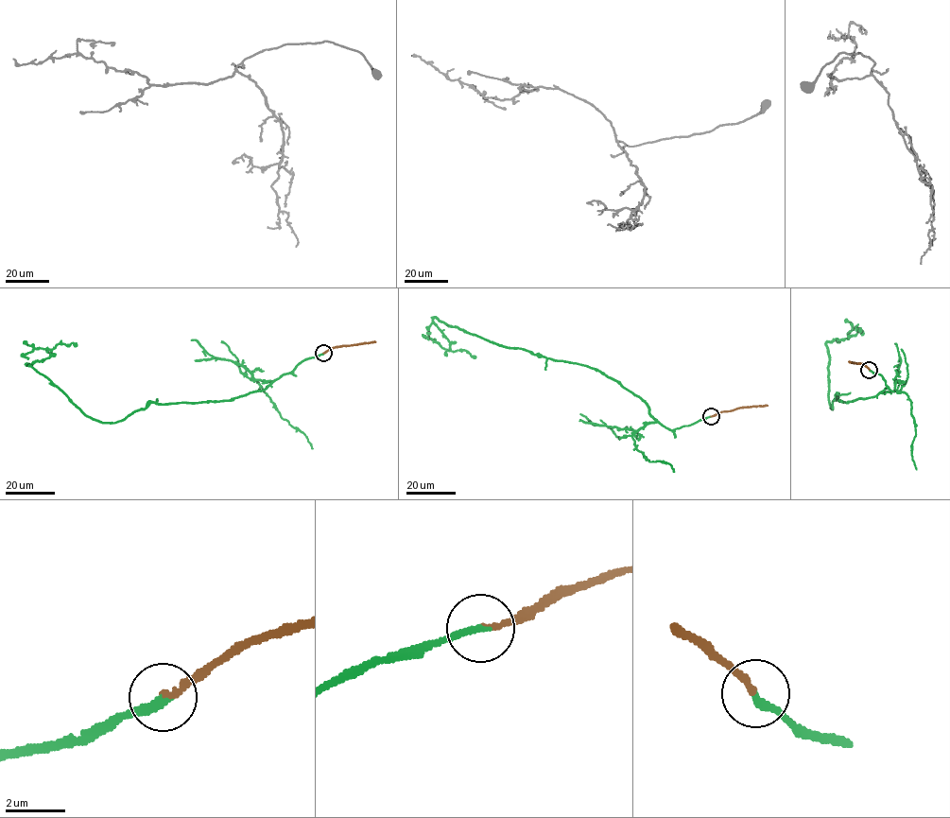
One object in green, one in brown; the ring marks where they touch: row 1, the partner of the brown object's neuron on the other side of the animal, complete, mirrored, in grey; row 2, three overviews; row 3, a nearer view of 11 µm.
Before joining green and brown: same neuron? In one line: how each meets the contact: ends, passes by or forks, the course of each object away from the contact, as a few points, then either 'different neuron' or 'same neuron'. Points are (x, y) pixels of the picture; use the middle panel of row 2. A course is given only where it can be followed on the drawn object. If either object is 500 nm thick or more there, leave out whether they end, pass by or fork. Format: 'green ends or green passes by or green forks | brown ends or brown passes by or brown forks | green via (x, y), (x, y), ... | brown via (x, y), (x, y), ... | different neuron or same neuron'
green ends | brown ends | green via (711, 416), (670, 429), (640, 398), (585, 365), (492, 342), (435, 317), (450, 349), (428, 339) | brown via (711, 416), (721, 411), (768, 406) | same neuron

